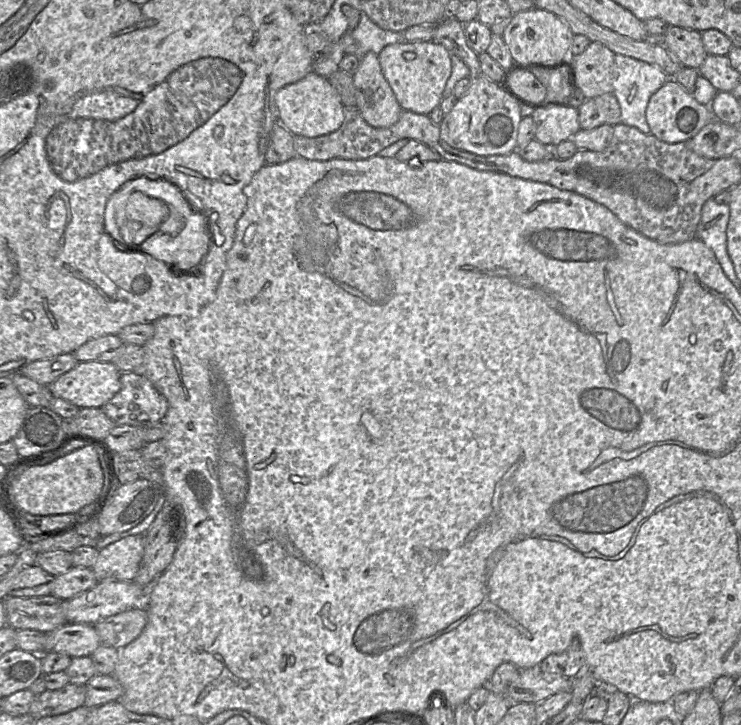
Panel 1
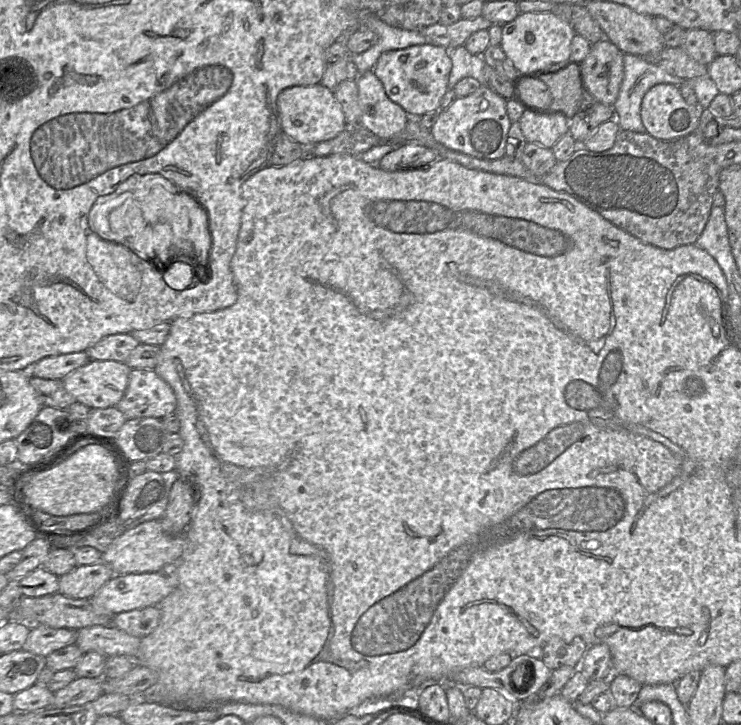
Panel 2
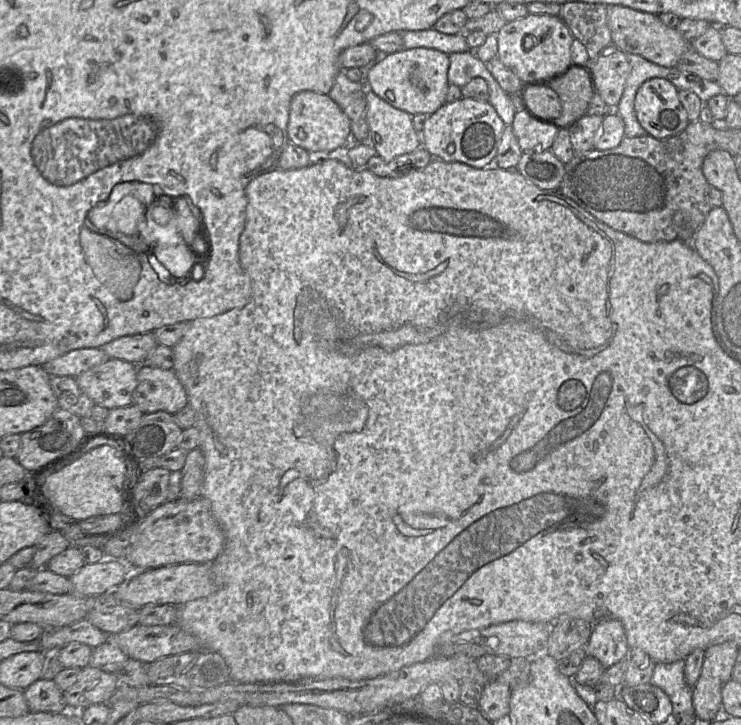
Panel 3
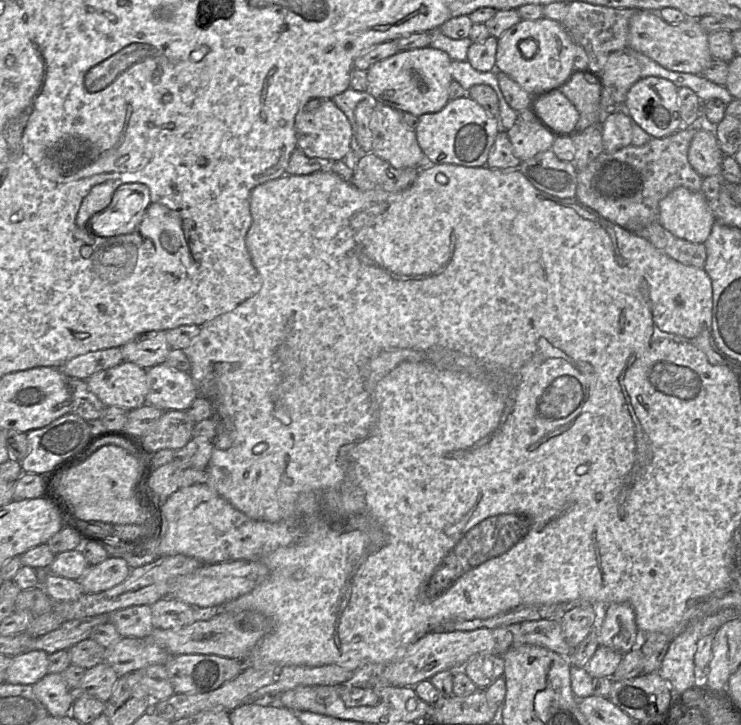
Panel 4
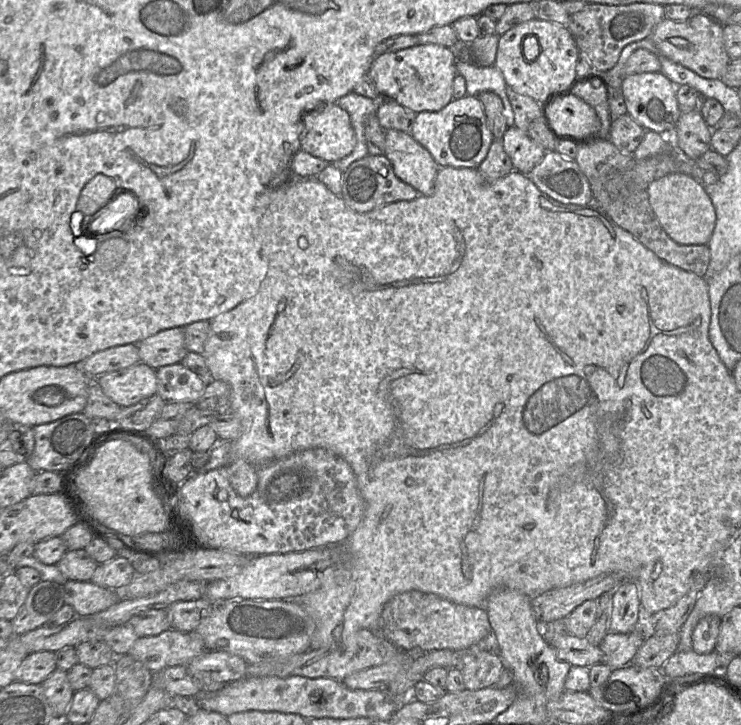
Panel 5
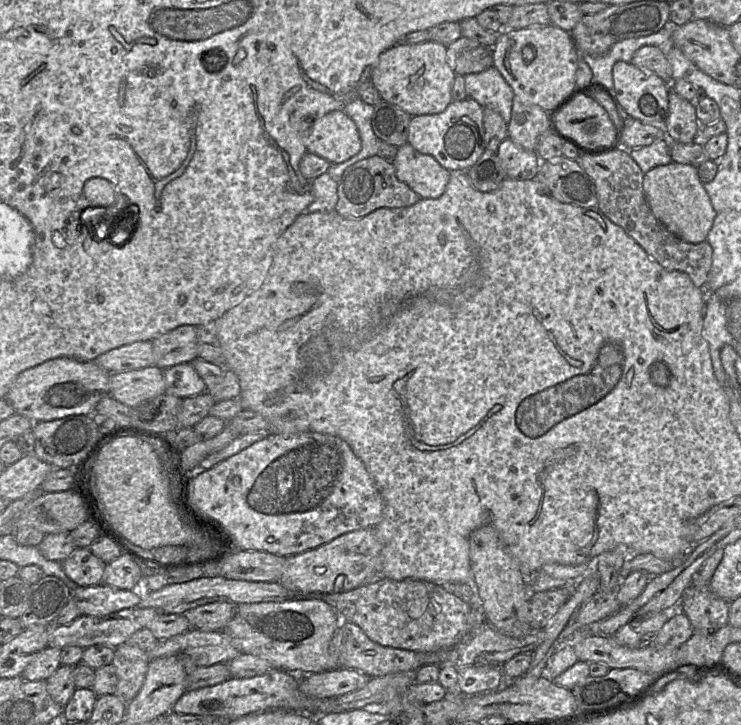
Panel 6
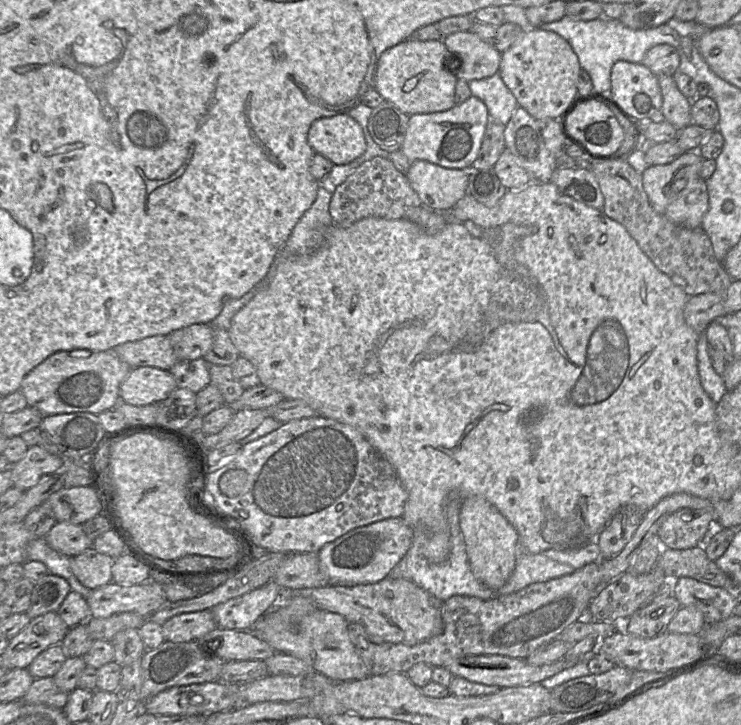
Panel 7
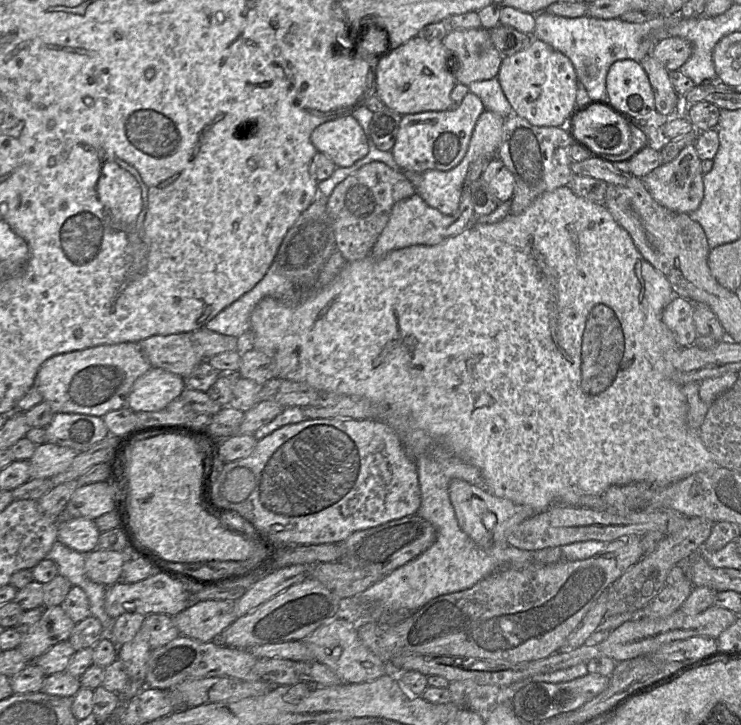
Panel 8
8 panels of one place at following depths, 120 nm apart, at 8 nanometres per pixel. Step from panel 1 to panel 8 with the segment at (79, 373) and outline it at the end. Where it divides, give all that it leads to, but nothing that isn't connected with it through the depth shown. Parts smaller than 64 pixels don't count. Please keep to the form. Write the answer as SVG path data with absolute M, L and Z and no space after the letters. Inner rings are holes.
M151 367L132 386L127 407L133 412L154 412L165 408L185 390L184 378L162 368Z

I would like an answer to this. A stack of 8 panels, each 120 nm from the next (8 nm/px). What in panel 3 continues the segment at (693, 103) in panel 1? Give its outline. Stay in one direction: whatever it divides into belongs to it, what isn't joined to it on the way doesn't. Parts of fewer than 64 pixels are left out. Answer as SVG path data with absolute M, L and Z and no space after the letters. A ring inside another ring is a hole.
M664 78L648 79L639 87L634 109L647 134L657 139L679 134L690 122L678 89Z

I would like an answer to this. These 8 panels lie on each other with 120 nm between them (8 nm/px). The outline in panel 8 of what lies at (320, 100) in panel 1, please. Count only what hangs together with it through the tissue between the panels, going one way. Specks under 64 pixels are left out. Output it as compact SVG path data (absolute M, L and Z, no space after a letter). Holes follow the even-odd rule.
M343 115L322 123L312 131L310 141L317 151L327 155L336 167L349 167L368 153L366 135L352 115Z

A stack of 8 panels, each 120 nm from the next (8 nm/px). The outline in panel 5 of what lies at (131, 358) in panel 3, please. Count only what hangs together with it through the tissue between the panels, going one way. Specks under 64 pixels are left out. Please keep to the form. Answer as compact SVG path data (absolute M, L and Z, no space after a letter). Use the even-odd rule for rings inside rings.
M184 327L165 329L141 342L129 344L137 345L140 362L153 369L180 363L188 352Z

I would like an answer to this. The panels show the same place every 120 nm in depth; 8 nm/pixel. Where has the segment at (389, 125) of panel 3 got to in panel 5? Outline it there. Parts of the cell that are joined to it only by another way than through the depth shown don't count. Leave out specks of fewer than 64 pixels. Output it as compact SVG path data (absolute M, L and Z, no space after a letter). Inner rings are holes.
M395 129L385 131L384 156L390 161L394 174L403 182L411 185L419 195L431 195L434 192L434 184L439 166L422 145L420 145L410 133Z

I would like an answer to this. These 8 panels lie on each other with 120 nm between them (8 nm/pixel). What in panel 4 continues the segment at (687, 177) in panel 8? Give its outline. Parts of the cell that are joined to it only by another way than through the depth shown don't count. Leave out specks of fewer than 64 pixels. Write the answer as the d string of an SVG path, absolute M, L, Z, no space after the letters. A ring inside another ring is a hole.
M678 187L660 201L658 221L677 238L704 243L715 223L714 206L702 192Z

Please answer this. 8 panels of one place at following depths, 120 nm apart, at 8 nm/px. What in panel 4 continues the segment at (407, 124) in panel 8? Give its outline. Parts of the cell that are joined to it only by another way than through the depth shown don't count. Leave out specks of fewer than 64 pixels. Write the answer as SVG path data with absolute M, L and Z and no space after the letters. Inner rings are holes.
M467 94L447 102L442 110L418 117L415 128L418 145L428 164L450 163L467 167L485 166L490 149L500 131L499 119L486 112Z

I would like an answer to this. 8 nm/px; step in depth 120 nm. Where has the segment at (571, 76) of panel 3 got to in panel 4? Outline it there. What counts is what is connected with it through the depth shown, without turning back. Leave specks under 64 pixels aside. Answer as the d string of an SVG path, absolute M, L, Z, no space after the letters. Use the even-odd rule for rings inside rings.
M577 73L560 91L579 112L576 130L598 125L601 91L592 76Z

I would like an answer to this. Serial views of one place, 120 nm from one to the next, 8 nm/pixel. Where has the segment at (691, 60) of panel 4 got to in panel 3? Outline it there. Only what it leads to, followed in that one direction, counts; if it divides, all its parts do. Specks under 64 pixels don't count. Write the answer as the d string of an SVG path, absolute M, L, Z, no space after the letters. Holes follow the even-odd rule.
M607 5L607 23L611 32L612 44L624 53L642 56L652 63L671 68L690 49L678 30L663 24L658 15L642 12L622 5Z

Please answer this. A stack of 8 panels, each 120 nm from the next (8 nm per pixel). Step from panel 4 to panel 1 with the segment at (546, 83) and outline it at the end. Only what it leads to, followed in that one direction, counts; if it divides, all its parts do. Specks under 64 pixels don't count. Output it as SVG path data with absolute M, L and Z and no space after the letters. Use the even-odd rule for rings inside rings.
M534 7L514 13L502 38L514 62L545 62L570 58L573 36L569 26L561 18L547 10Z

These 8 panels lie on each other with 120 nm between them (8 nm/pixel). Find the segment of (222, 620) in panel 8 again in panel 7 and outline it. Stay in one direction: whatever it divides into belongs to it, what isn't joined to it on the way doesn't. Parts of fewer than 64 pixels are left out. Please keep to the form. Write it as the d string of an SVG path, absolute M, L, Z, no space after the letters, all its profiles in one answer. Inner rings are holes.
M211 609L175 615L162 625L166 641L198 641L218 627Z

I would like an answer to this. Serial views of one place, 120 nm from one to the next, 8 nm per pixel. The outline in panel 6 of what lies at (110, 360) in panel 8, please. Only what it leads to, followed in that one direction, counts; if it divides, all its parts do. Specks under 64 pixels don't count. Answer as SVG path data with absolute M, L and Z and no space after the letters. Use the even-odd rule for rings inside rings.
M69 357L47 360L21 372L5 399L15 413L34 423L64 418L70 415L93 415L99 401L110 395L110 375L95 361L78 361Z

